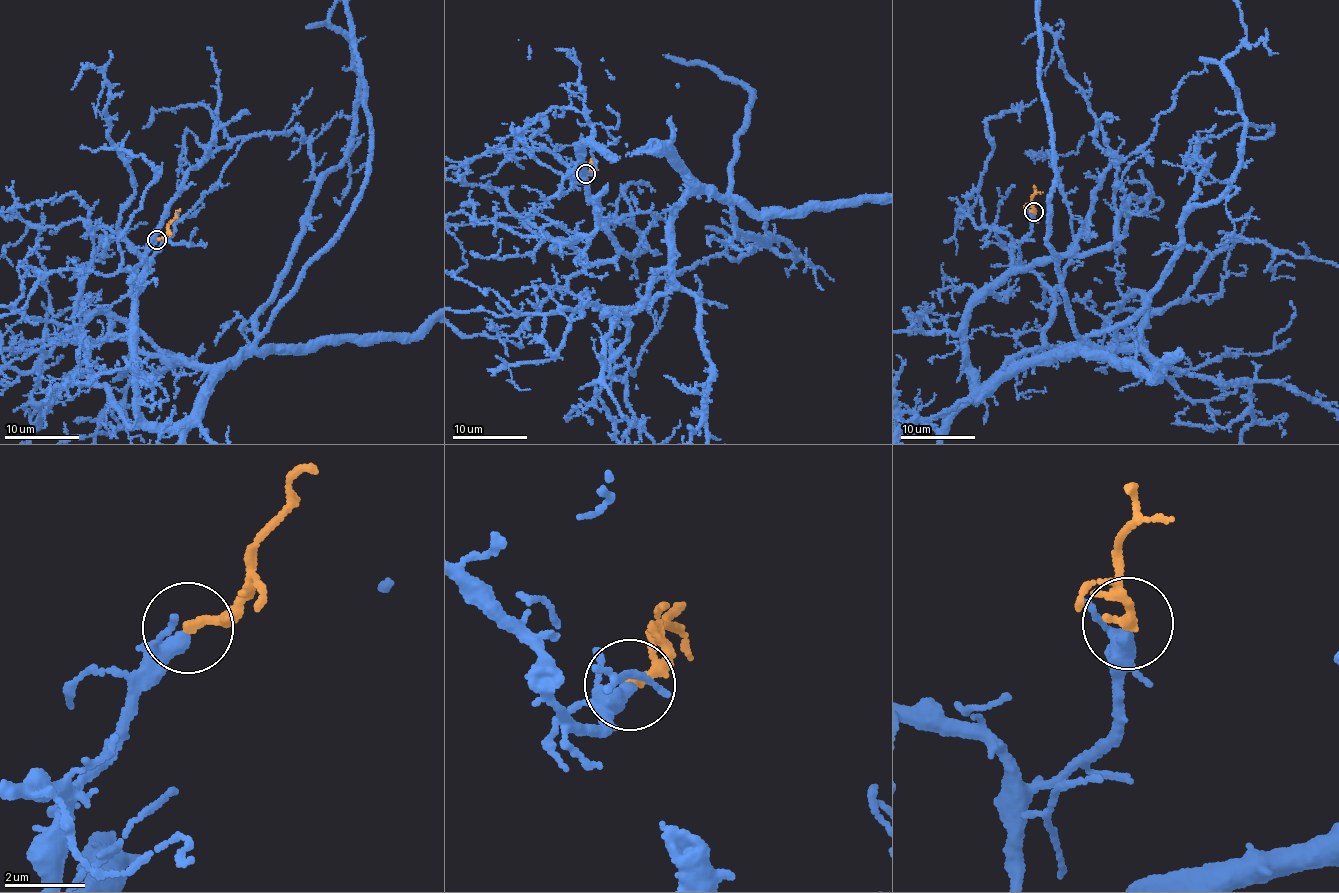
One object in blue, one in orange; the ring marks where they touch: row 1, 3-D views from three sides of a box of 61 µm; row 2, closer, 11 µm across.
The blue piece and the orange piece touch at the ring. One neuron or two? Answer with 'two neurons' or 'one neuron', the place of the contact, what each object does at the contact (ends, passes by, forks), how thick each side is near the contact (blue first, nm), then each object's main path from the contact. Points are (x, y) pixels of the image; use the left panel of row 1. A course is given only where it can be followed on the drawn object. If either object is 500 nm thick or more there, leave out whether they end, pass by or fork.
one neuron; at (156, 239); blue passes by; orange passes by; 260 nm thick on the blue side, 170 nm on the other; blue runs (156, 240), (131, 280), (137, 412), (185, 422), (371, 153); orange runs (156, 240), (166, 235), (168, 224), (180, 209)

